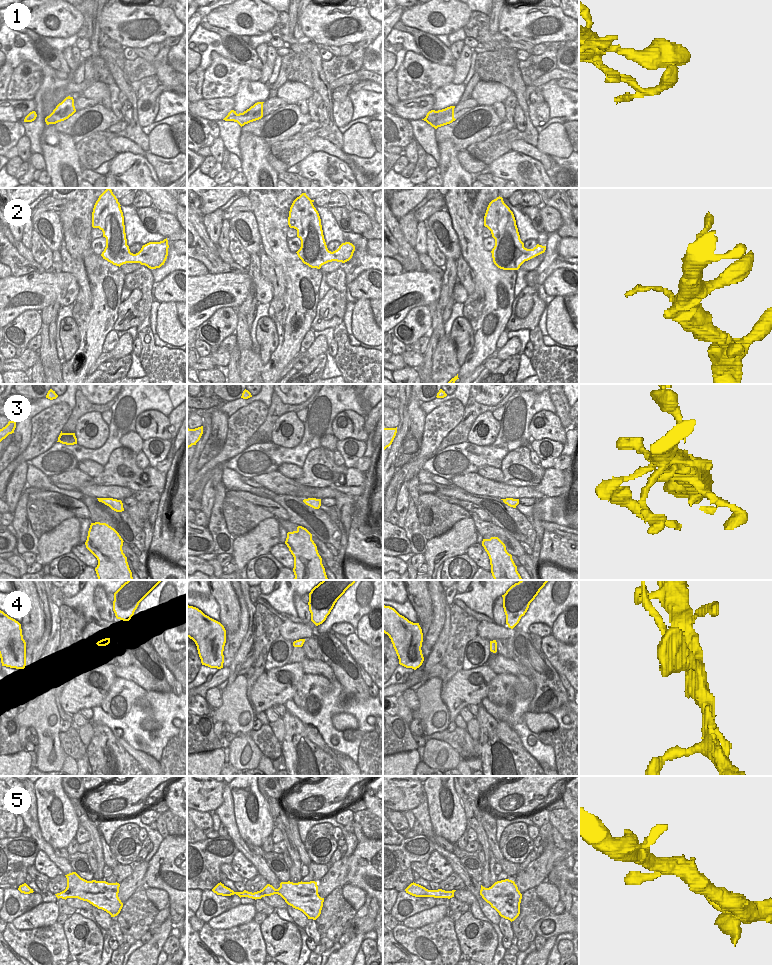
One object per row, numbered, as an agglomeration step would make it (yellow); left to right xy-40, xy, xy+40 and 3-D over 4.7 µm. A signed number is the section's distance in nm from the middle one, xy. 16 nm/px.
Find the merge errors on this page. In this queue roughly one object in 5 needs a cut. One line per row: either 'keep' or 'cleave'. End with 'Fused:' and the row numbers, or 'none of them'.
1: keep
2: keep
3: keep
4: keep
5: keep
Fused: none of them

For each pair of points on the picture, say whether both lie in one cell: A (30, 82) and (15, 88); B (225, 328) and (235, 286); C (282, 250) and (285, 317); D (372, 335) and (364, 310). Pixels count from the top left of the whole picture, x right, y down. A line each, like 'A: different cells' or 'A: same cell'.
A: same cell
B: different cells
C: same cell
D: same cell

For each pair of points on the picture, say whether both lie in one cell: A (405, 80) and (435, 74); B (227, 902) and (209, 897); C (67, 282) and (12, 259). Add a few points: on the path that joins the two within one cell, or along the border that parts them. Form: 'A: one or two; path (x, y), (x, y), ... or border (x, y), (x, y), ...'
A: one; path (412, 81), (428, 79)
B: one; path (223, 902), (216, 902), (213, 899)
C: two; border (45, 271), (29, 272), (20, 276)

